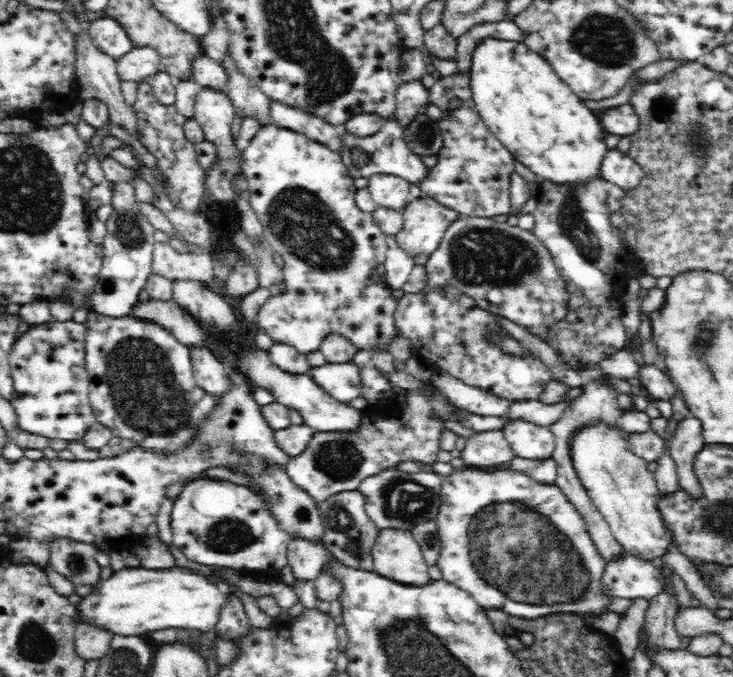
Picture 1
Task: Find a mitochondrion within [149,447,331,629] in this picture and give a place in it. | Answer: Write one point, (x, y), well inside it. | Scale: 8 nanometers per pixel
(229, 533)

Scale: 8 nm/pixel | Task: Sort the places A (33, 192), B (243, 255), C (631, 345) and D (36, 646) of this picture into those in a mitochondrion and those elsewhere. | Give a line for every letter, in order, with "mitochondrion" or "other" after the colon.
A: mitochondrion
B: other
C: other
D: mitochondrion

